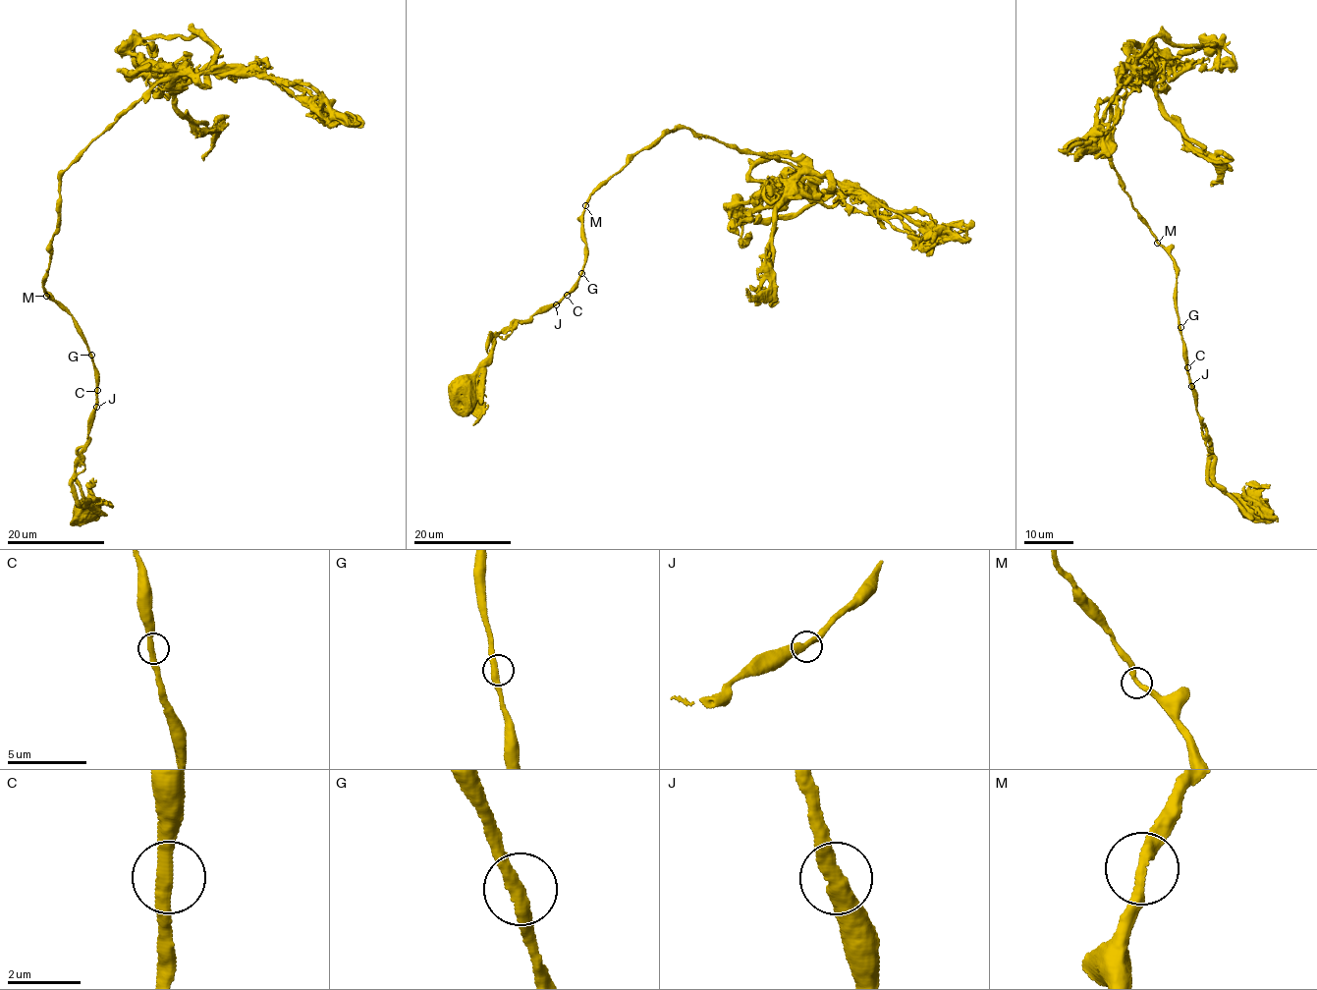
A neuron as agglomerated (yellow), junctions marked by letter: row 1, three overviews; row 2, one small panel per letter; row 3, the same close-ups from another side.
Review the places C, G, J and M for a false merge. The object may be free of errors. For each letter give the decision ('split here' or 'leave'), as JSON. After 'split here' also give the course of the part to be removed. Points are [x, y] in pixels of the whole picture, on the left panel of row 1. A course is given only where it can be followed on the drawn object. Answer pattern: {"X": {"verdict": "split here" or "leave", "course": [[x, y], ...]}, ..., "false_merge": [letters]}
{"C": {"verdict": "leave"}, "G": {"verdict": "leave"}, "J": {"verdict": "leave"}, "M": {"verdict": "leave"}, "false_merge": []}

